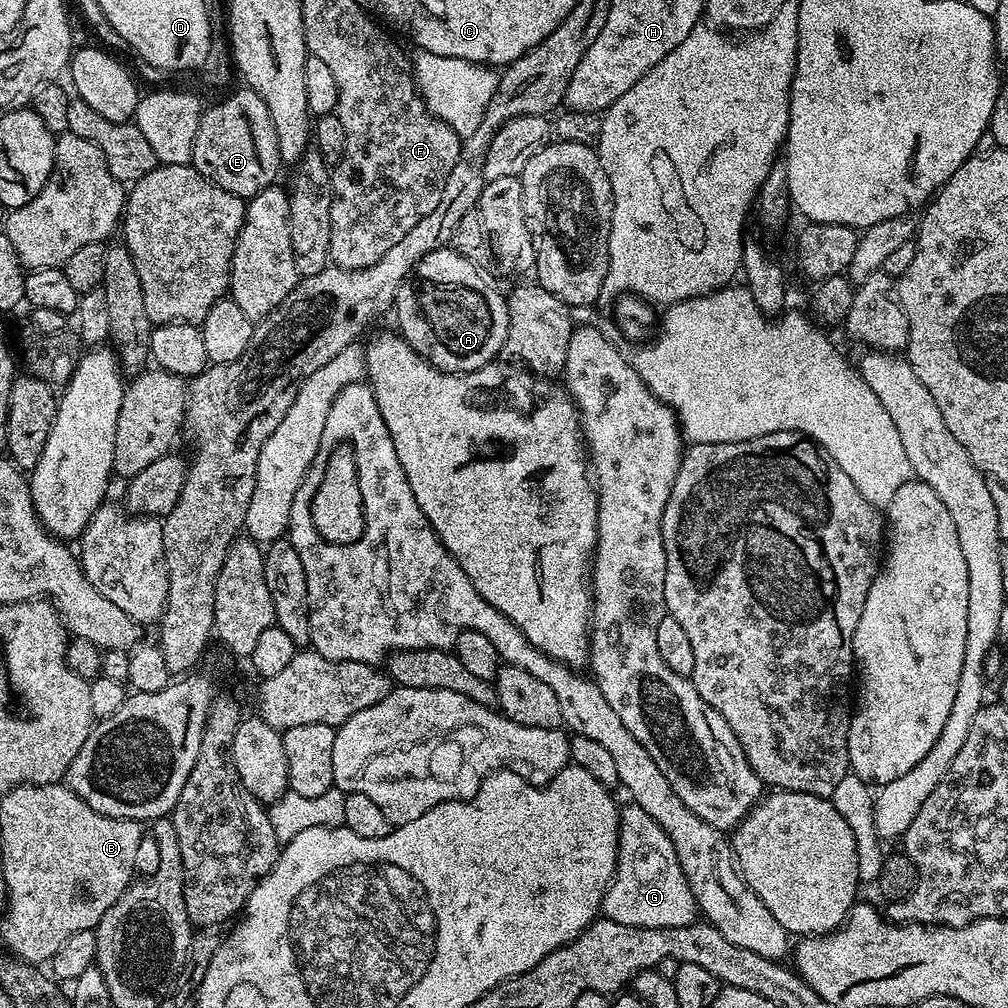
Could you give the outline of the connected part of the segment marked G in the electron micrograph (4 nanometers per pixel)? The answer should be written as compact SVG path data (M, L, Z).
M631 802L620 809L616 873L604 895L602 916L635 928L685 928L697 923L698 907L666 830Z

